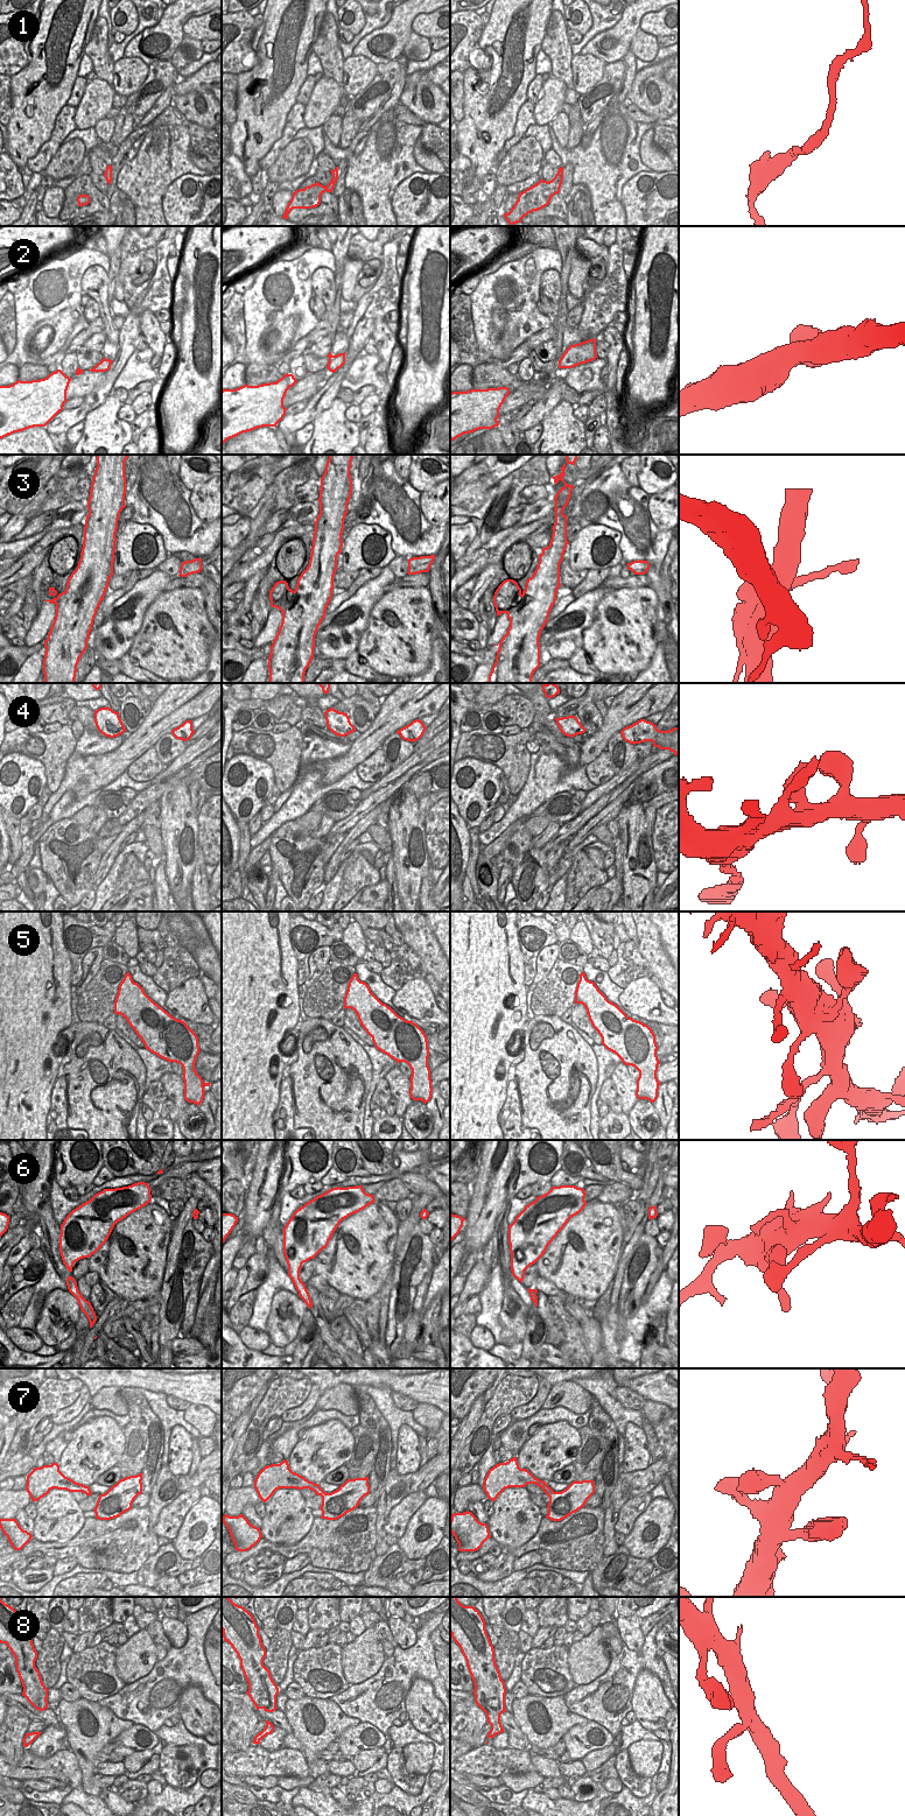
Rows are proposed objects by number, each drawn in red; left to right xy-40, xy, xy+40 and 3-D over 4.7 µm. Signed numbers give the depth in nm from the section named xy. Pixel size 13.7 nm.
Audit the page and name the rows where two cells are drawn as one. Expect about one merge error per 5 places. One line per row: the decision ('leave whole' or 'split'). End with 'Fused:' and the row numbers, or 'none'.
1: leave whole
2: leave whole
3: split
4: leave whole
5: leave whole
6: leave whole
7: leave whole
8: leave whole
Fused: 3

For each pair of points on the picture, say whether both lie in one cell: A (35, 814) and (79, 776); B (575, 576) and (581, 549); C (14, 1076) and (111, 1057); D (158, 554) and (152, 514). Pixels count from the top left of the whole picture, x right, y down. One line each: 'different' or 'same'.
A: different
B: different
C: different
D: different

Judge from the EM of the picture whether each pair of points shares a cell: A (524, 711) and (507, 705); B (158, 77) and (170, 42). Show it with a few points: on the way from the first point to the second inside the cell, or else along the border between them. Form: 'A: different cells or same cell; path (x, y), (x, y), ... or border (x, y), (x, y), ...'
A: same cell; path (520, 711), (511, 708)
B: different cells; border (169, 60), (154, 61), (148, 65)

